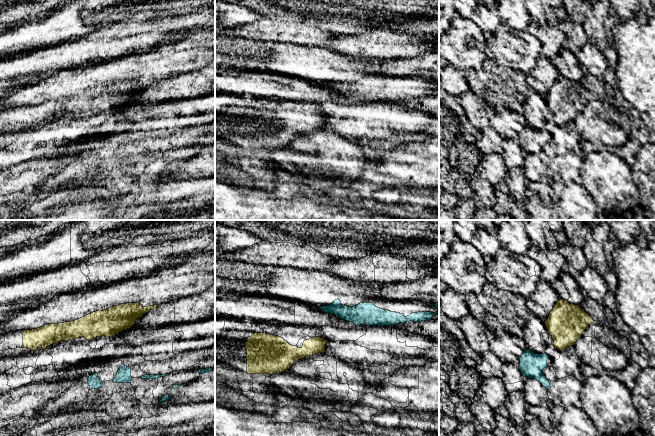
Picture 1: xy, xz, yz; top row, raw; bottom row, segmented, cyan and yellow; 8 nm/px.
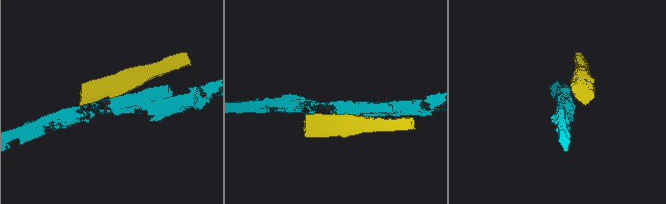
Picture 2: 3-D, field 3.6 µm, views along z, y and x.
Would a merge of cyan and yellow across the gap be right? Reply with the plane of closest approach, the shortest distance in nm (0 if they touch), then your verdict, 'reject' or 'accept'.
view yz; gap 90 nm; reject

